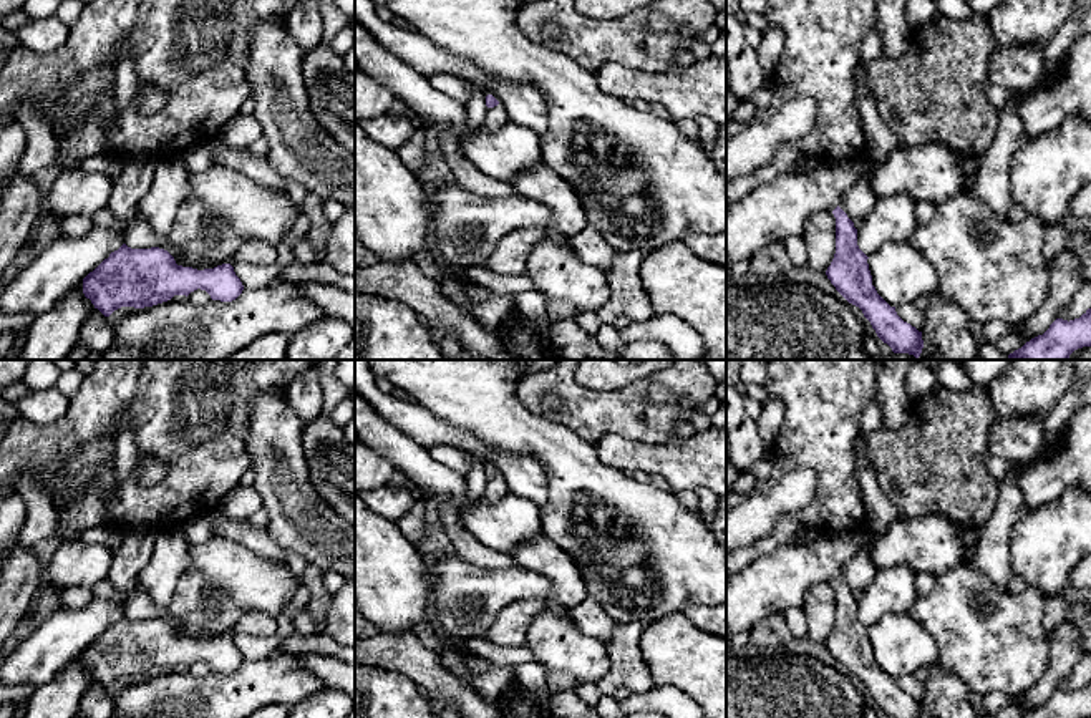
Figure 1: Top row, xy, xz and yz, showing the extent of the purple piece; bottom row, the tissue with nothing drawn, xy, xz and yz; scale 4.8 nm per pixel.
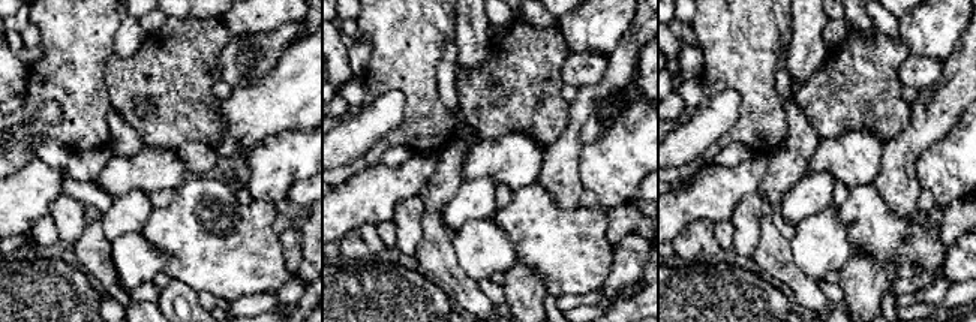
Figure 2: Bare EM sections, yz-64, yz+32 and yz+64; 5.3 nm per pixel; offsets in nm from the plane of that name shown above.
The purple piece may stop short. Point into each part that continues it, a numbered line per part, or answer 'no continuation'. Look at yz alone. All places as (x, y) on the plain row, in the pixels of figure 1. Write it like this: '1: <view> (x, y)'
1: yz (859, 571)

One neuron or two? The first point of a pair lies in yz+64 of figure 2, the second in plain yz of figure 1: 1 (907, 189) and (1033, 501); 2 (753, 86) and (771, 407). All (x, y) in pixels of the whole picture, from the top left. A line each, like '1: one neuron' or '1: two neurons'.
1: two neurons
2: two neurons

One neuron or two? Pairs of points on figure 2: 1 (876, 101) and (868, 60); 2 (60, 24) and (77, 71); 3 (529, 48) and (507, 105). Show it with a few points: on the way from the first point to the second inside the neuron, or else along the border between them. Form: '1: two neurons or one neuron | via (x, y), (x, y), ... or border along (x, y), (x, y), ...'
1: one neuron | via (868, 90), (868, 71)
2: one neuron | via (72, 36), (75, 39), (75, 59)
3: one neuron | via (525, 62), (519, 86), (513, 92)

